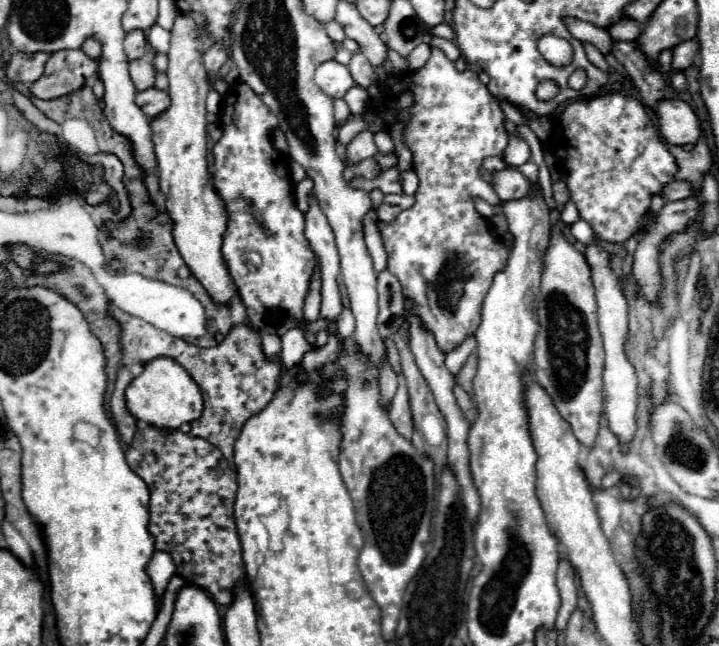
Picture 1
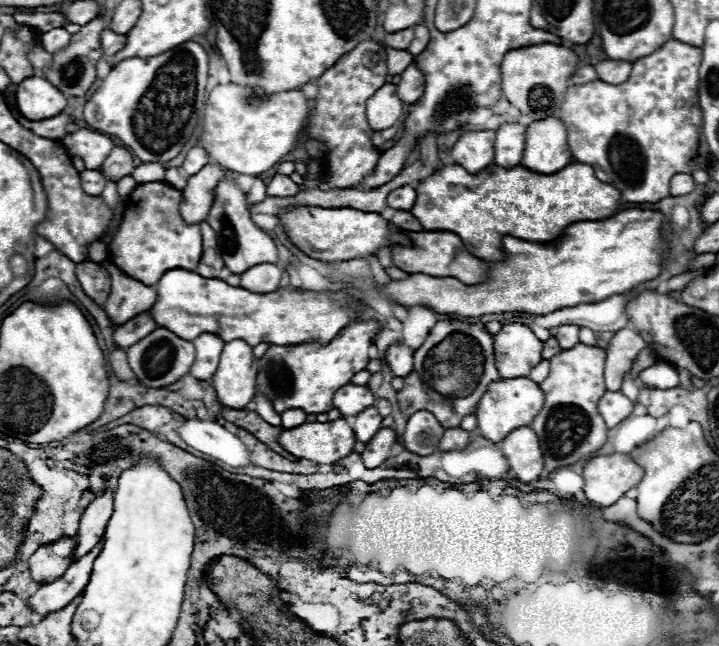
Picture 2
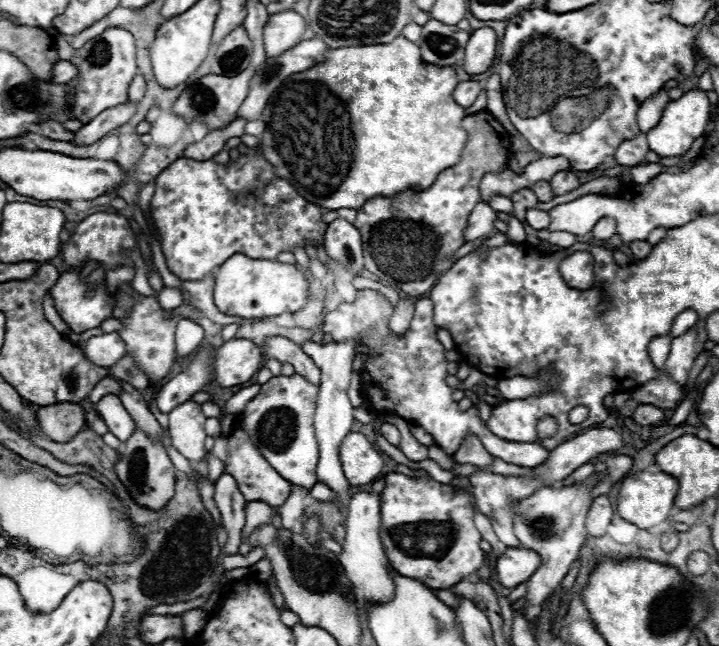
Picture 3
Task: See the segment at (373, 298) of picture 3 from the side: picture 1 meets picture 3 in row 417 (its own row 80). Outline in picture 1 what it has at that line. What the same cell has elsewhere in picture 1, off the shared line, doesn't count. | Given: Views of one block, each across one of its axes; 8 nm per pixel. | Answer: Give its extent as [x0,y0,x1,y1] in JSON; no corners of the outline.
[338,48,508,354]

